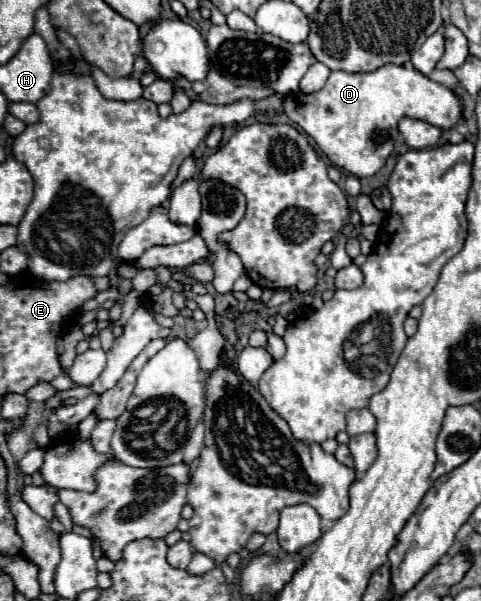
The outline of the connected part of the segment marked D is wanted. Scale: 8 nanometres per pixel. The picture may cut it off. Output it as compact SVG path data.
M388 63L370 73L332 71L326 85L320 91L314 91L314 93L296 91L288 97L294 101L294 105L286 107L286 115L316 141L316 145L326 153L332 165L356 177L370 177L386 163L388 155L392 153L398 121L402 117L422 119L440 129L450 129L452 125L456 125L456 121L462 115L462 103L452 91L430 81L428 77L424 77L420 71L416 71L410 65L394 65L394 63Z

